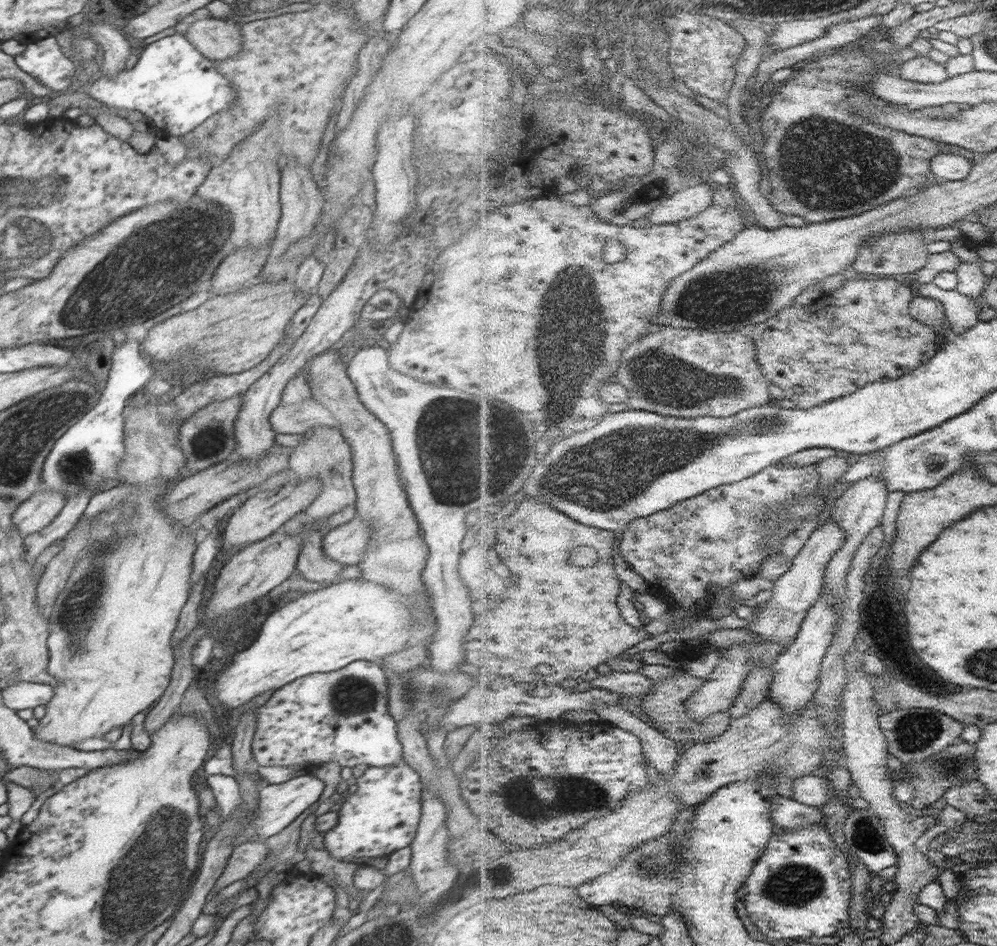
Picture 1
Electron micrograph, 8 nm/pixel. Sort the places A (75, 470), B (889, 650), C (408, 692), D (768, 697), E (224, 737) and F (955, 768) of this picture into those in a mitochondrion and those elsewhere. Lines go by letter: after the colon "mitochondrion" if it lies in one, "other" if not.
A: mitochondrion
B: other
C: mitochondrion
D: other
E: other
F: mitochondrion

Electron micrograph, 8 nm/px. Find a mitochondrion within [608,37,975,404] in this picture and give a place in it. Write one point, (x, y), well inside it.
(853, 168)

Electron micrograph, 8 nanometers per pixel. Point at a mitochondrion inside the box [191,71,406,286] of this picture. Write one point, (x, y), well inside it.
(237, 235)

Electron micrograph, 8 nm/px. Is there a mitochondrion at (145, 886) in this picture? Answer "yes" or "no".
yes

